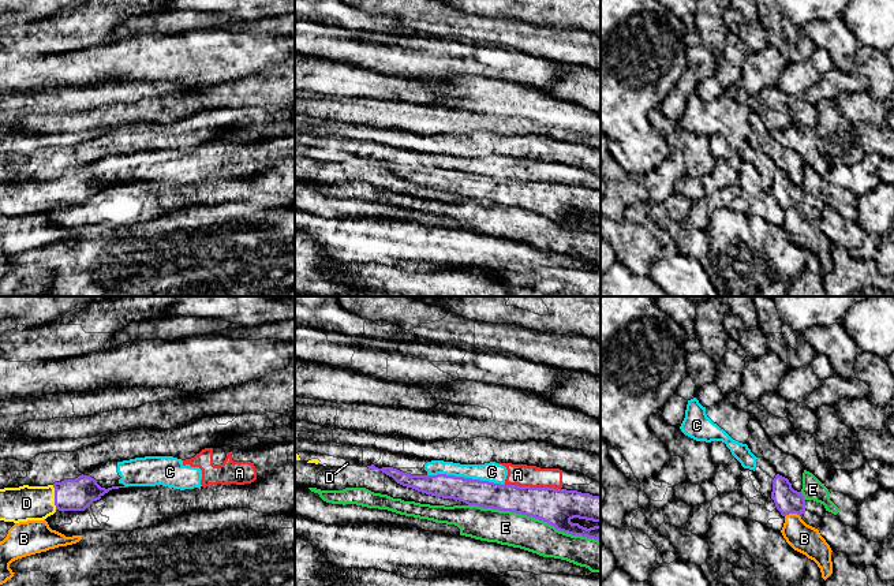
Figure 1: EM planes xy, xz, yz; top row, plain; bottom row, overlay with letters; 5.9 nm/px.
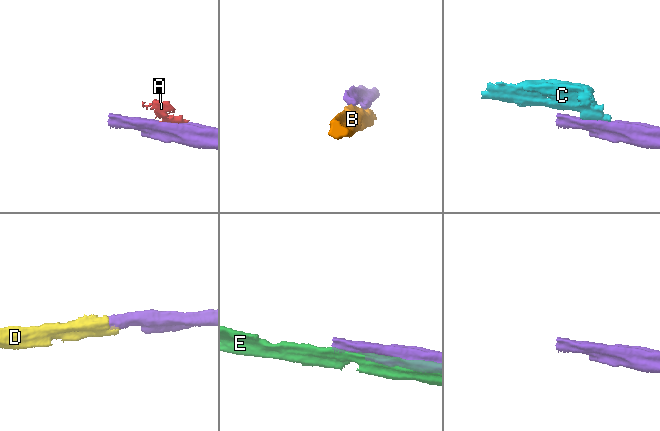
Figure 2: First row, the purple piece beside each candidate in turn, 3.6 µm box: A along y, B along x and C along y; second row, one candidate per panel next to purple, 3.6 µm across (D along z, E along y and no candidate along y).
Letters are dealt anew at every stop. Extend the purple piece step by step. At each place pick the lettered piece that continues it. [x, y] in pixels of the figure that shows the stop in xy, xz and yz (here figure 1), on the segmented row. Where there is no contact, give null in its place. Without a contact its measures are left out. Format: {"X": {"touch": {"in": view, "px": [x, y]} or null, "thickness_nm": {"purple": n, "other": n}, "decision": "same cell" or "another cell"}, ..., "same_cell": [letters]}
{"A": {"touch": {"in": "xz", "px": [532, 488]}, "thickness_nm": {"purple": 220, "other": 130}, "decision": "another cell"}, "B": {"touch": {"in": "yz", "px": [792, 512]}, "thickness_nm": {"purple": 150, "other": 170}, "decision": "another cell"}, "C": {"touch": {"in": "xz", "px": [466, 478]}, "thickness_nm": {"purple": 160, "other": 120}, "decision": "another cell"}, "D": {"touch": {"in": "xy", "px": [55, 497]}, "thickness_nm": {"purple": 190, "other": 200}, "decision": "same cell"}, "E": {"touch": {"in": "xz", "px": [534, 517]}, "thickness_nm": {"purple": 220, "other": 200}, "decision": "another cell"}, "same_cell": ["D"]}

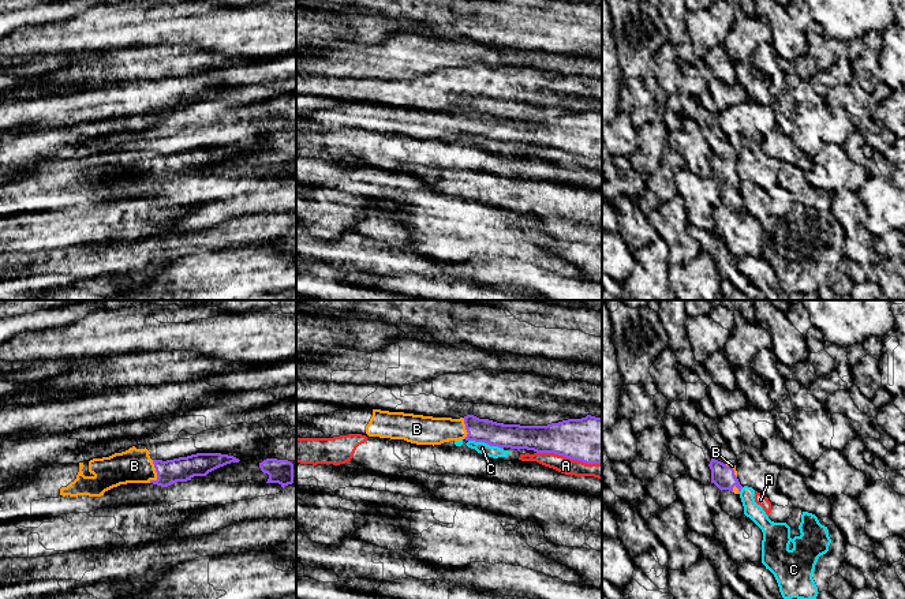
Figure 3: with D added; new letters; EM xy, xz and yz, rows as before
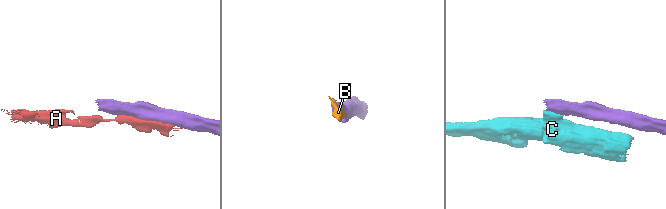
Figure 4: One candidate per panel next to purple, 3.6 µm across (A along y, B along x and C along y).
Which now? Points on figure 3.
{"A": {"touch": {"in": "xz", "px": [569, 457]}, "thickness_nm": {"purple": 280, "other": 100}, "decision": "another cell"}, "B": {"touch": {"in": "xy", "px": [156, 471]}, "thickness_nm": {"purple": 140, "other": 200}, "decision": "same cell"}, "C": {"touch": {"in": "xz", "px": [486, 442]}, "thickness_nm": {"purple": 140, "other": 70}, "decision": "another cell"}, "same_cell": ["B"]}

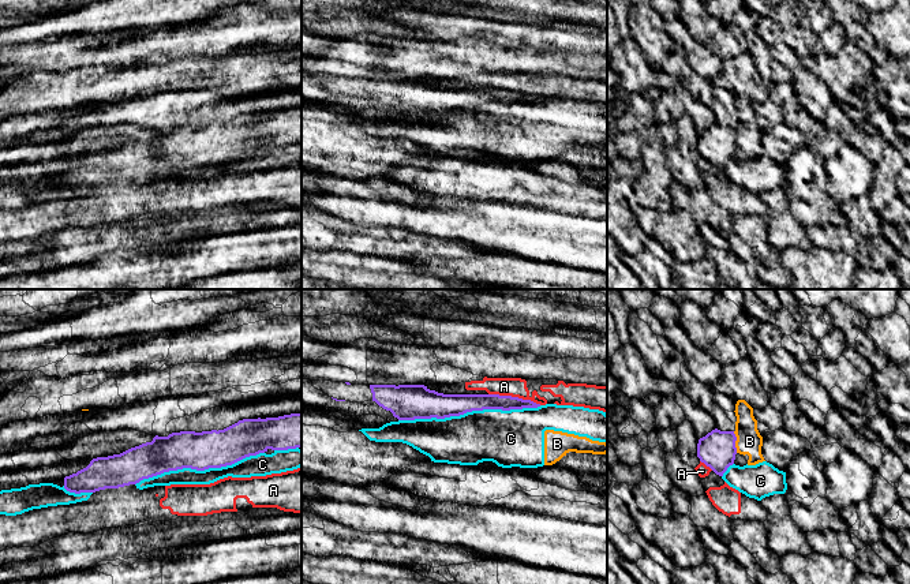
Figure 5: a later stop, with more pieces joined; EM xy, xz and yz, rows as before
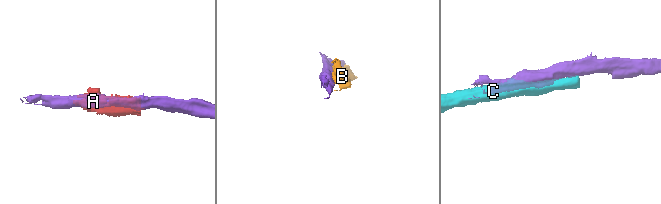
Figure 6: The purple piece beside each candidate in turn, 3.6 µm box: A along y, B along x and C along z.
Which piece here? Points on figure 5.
{"A": {"touch": {"in": "xz", "px": [515, 397]}, "thickness_nm": {"purple": 100, "other": 110}, "decision": "another cell"}, "B": {"touch": {"in": "yz", "px": [734, 442]}, "thickness_nm": {"purple": 220, "other": 150}, "decision": "another cell"}, "C": {"touch": {"in": "xz", "px": [470, 411]}, "thickness_nm": {"purple": 160, "other": 320}, "decision": "another cell"}, "same_cell": []}

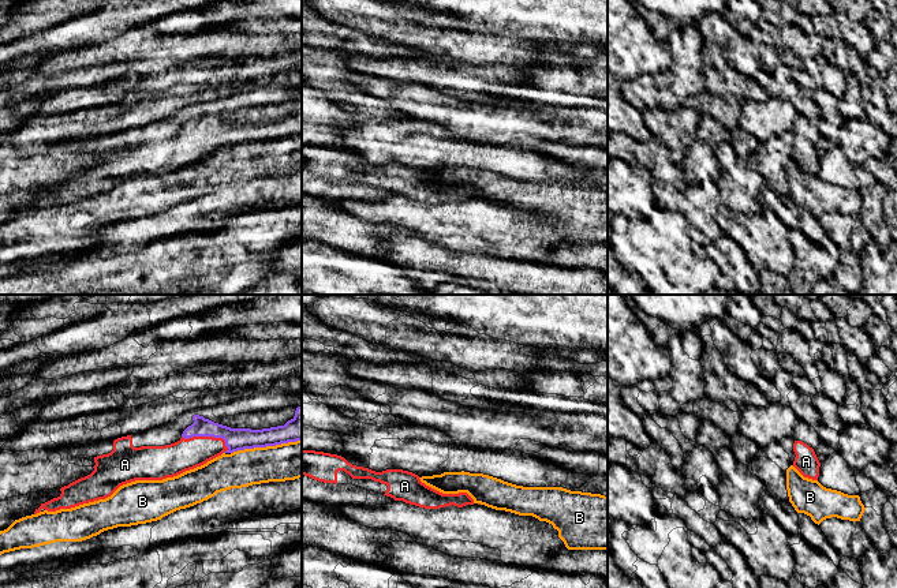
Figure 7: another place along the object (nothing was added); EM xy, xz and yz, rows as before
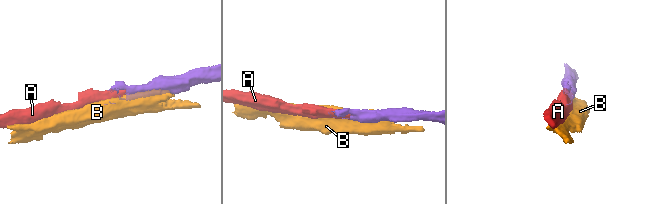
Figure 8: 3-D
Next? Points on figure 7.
{"A": {"touch": {"in": "xy", "px": [208, 435]}, "thickness_nm": {"purple": 130, "other": 190}, "decision": "same cell"}, "B": {"touch": {"in": "xy", "px": [265, 446]}, "thickness_nm": {"purple": 150, "other": 220}, "decision": "another cell"}, "same_cell": ["A"]}

